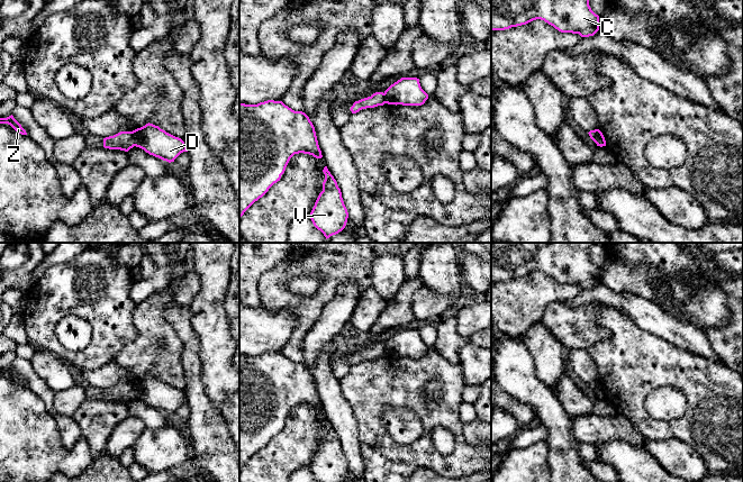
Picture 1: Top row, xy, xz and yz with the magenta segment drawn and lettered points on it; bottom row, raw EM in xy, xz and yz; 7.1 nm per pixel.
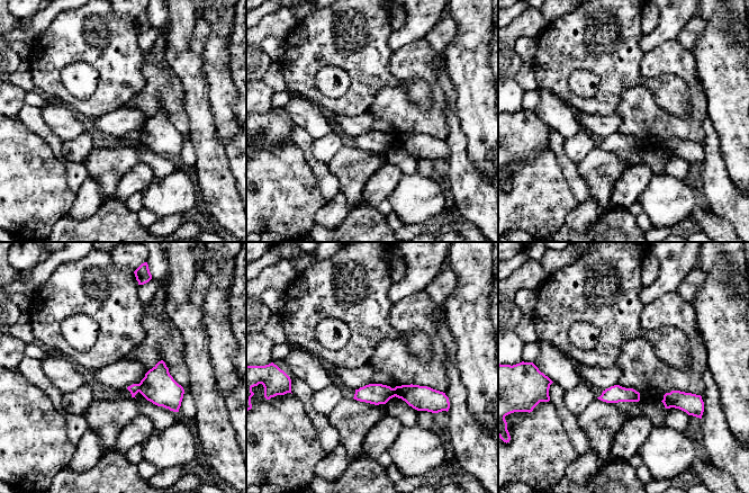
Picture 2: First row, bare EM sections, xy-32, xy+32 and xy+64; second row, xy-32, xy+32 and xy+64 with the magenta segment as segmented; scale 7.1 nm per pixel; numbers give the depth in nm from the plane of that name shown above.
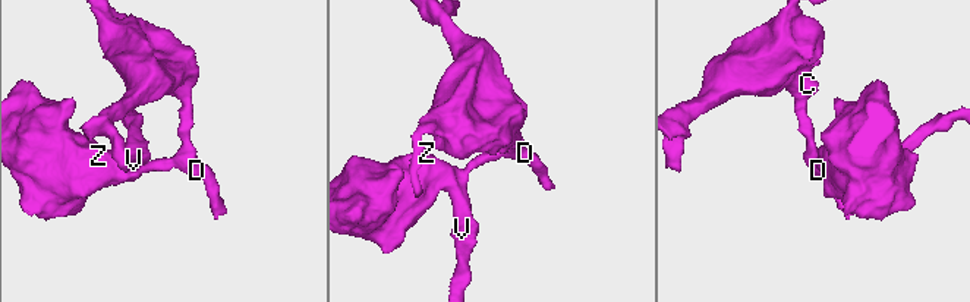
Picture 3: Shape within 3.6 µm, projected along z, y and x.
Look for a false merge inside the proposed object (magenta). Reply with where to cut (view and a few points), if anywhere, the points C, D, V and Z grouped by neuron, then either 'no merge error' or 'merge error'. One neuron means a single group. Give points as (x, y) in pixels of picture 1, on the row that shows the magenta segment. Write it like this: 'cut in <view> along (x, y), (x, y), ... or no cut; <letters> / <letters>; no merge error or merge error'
cut in xy along (132, 132), (135, 145); C D / V Z; merge error

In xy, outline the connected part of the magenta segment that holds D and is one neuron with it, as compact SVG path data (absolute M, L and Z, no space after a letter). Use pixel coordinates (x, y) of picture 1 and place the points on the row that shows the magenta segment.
M149 122L133 130L133 135L136 147L169 163L174 162L181 153L188 152L181 138Z

